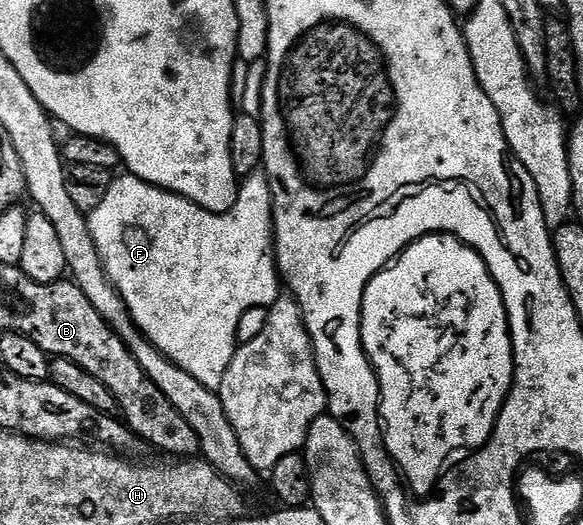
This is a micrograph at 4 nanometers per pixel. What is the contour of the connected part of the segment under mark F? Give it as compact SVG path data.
M260 170L246 177L240 183L239 197L228 212L210 212L201 206L197 206L192 200L187 200L184 196L178 196L176 192L166 192L164 188L153 186L141 178L130 174L116 175L109 186L109 194L105 194L105 202L97 206L97 210L89 213L87 221L93 234L93 242L97 242L97 250L103 259L103 265L107 271L107 276L115 284L115 289L121 294L128 312L135 319L135 324L143 331L144 337L157 350L161 350L181 370L193 374L197 382L201 382L206 388L218 390L221 382L225 378L225 370L235 357L237 341L237 326L241 322L241 314L245 310L253 310L270 306L275 303L275 299L281 295L281 277L279 267L275 264L275 219L273 218L273 198L271 197L271 182L267 179L267 173Z

